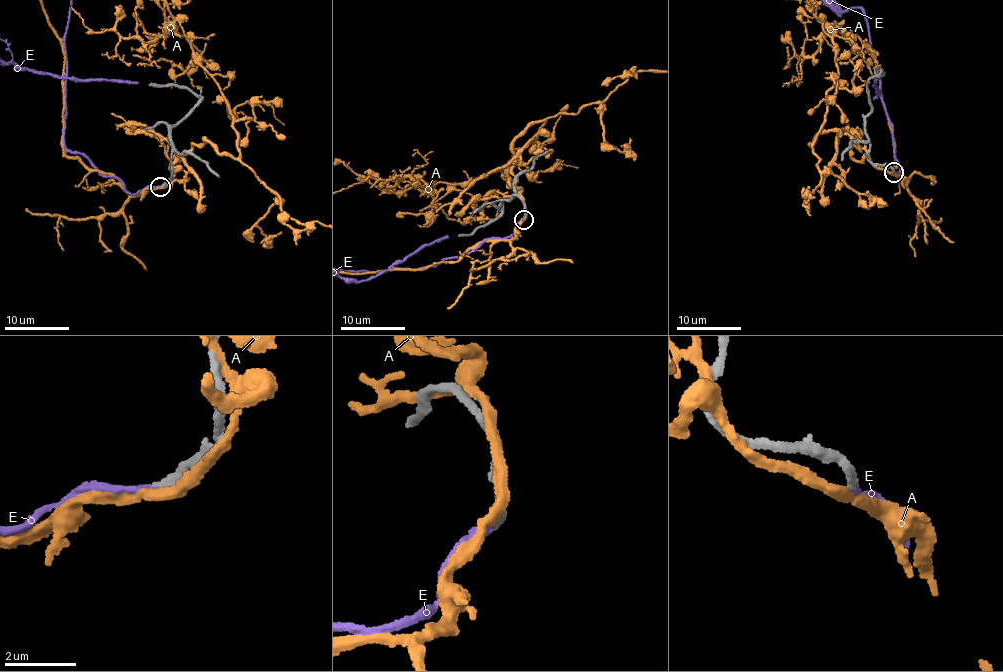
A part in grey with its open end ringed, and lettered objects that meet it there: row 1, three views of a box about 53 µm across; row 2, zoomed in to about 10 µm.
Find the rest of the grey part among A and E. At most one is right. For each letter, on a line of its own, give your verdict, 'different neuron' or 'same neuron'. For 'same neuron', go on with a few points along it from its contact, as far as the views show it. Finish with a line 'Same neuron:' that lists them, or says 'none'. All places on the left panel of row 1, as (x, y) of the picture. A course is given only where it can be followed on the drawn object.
A: different neuron
E: same neuron
Same neuron: E

